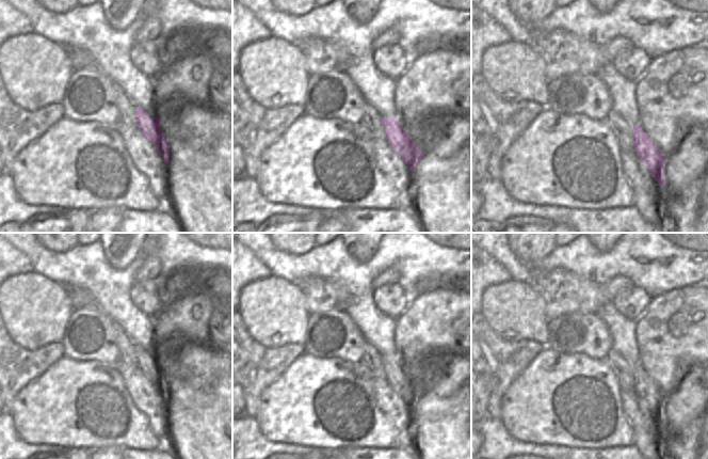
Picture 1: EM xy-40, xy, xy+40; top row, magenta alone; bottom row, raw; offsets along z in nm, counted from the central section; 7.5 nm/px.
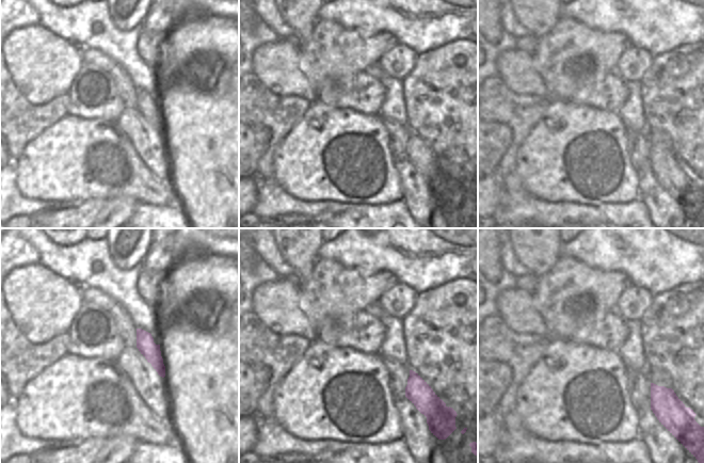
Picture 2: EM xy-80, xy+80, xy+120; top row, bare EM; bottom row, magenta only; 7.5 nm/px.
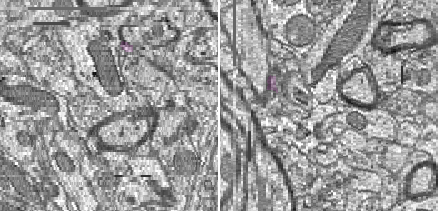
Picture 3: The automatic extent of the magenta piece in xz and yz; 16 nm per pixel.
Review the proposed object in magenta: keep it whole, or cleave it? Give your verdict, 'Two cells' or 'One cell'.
One cell

